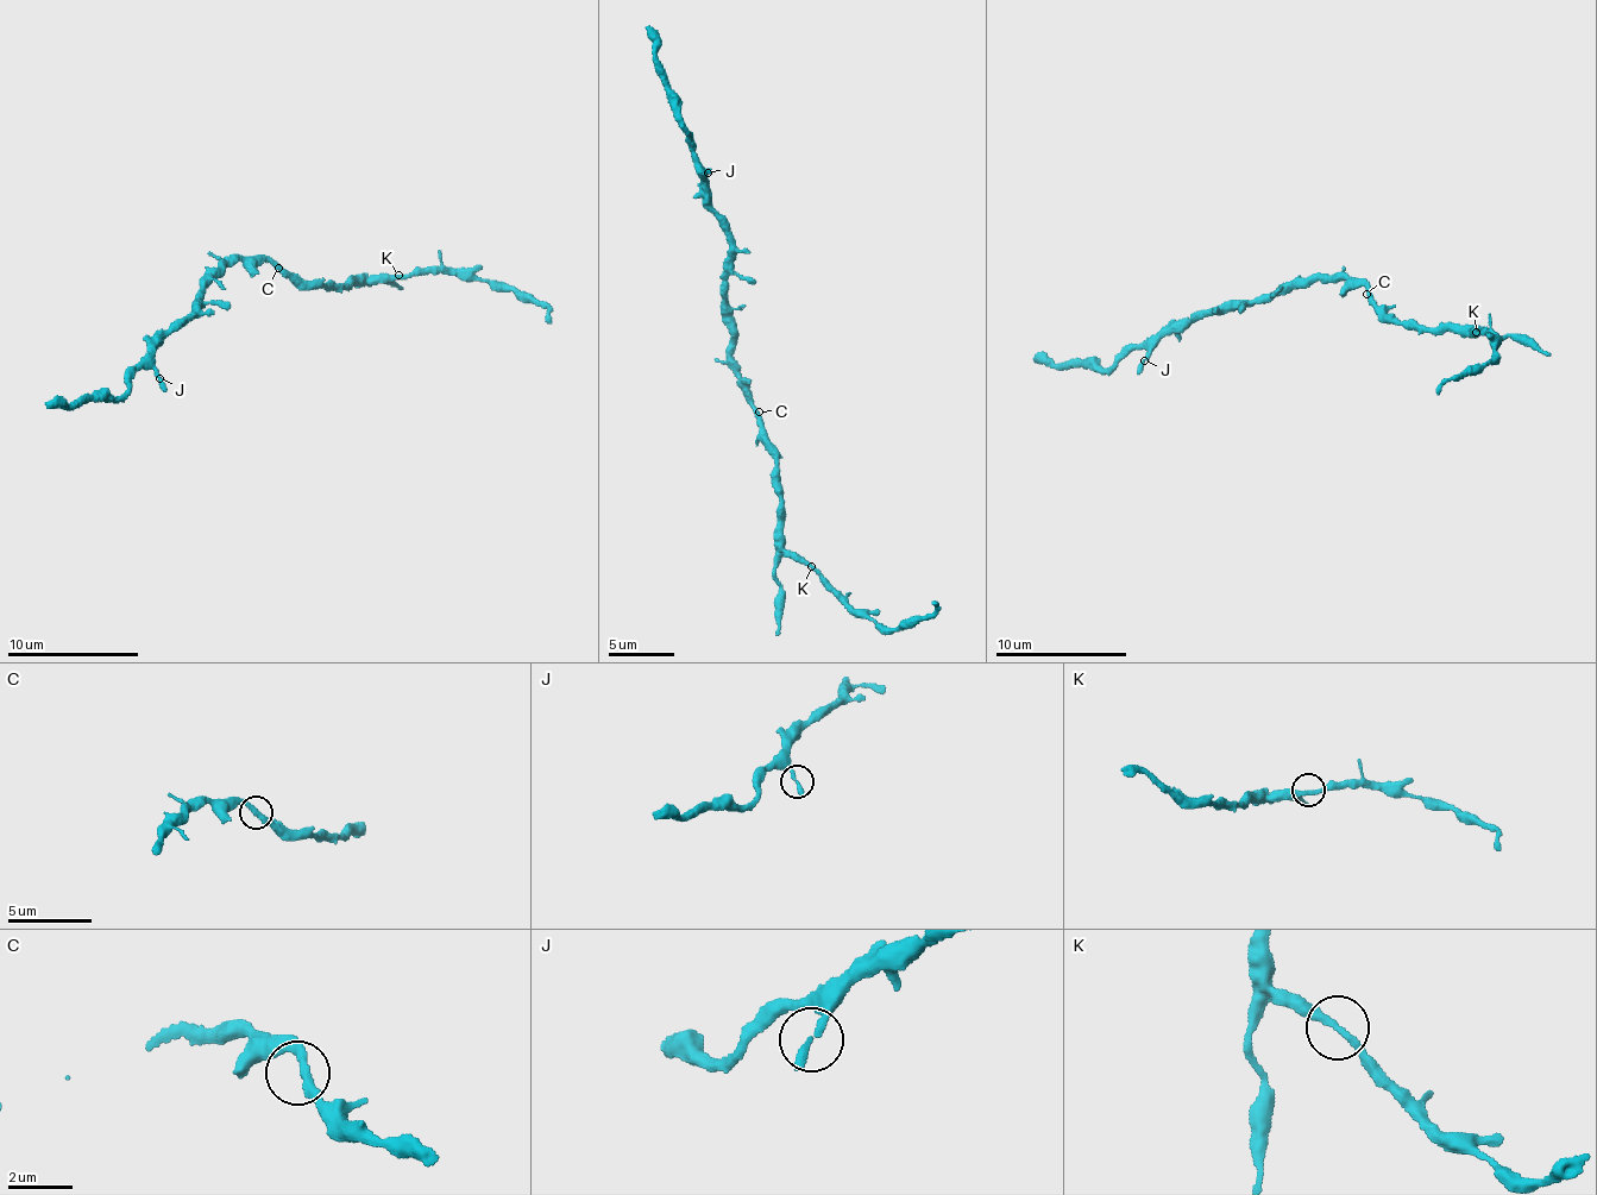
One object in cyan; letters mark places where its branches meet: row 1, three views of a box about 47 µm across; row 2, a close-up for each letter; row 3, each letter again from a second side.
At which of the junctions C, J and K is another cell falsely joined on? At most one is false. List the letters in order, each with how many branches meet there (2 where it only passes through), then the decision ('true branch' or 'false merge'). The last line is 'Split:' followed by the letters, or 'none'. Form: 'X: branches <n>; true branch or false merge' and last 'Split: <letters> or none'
C: branches 2; true branch
J: branches 1; true branch
K: branches 2; false merge
Split: K

